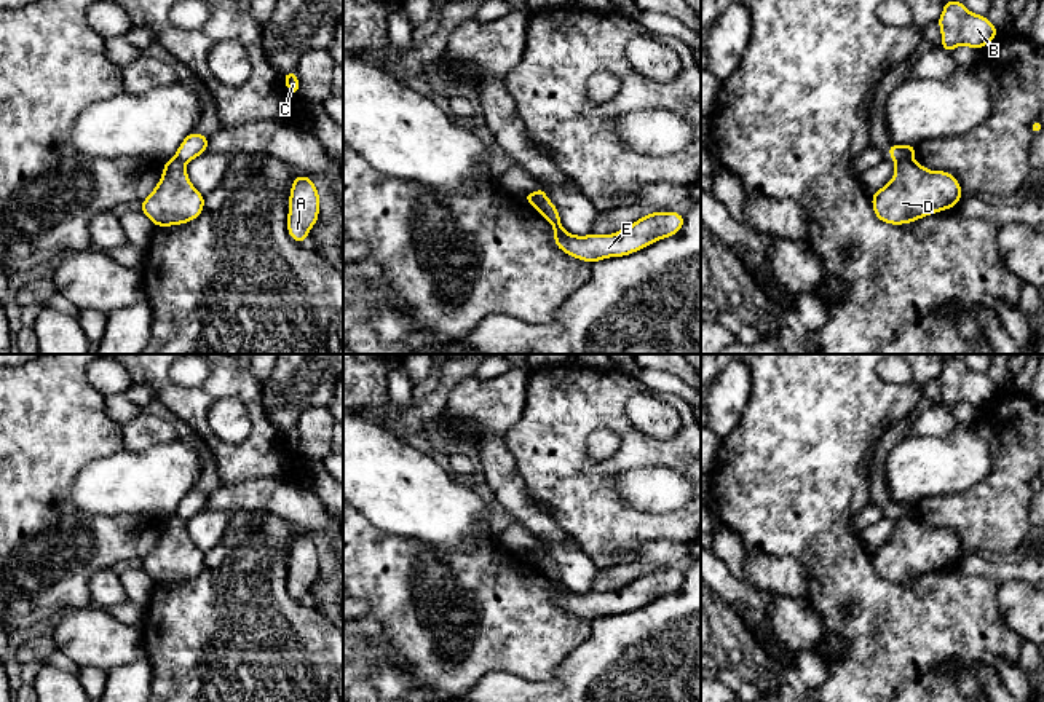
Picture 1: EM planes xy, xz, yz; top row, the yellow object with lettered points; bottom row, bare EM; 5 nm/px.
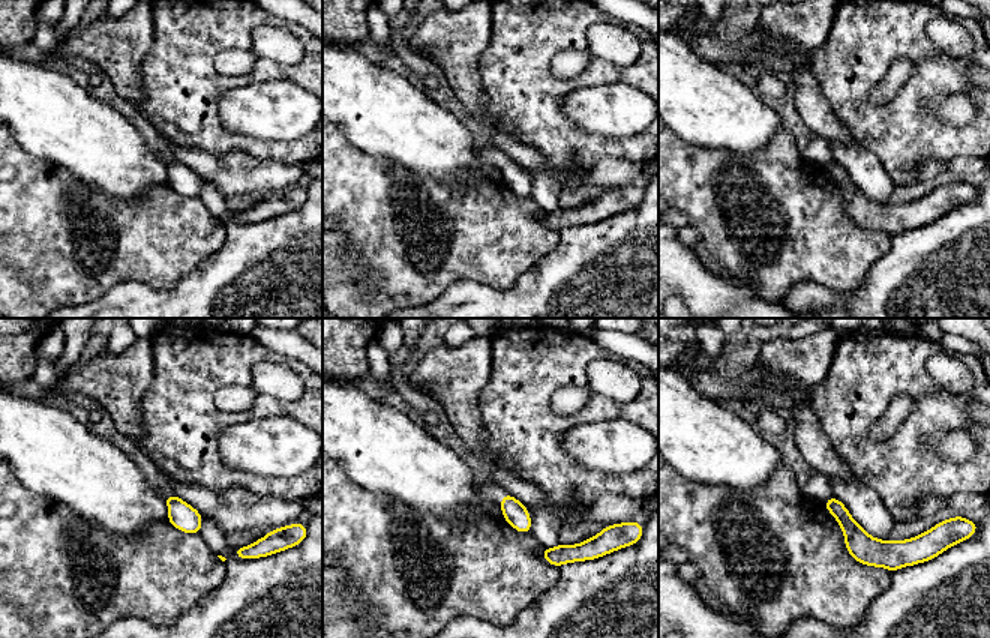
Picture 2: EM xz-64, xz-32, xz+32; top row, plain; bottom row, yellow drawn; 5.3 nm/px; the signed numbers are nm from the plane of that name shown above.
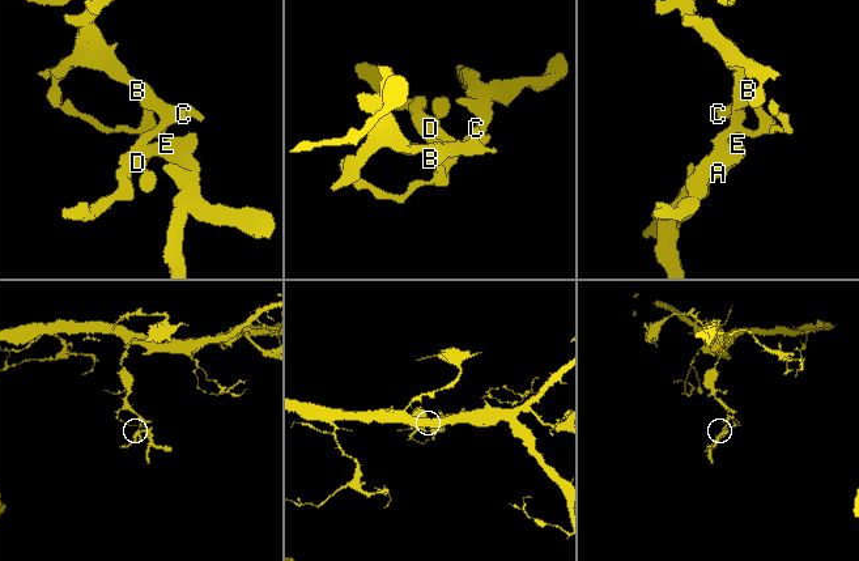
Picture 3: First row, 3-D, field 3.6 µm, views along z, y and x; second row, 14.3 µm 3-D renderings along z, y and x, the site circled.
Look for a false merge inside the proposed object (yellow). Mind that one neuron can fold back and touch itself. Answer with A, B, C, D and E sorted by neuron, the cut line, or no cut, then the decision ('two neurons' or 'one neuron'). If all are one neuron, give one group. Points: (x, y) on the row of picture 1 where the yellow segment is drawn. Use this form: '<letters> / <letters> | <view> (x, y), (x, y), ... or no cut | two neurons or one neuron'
A D E / B C | xz (533, 193), (540, 211), (549, 220), (559, 224) | two neurons

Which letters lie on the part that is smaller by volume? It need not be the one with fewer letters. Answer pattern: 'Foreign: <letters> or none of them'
Foreign: A, D, E

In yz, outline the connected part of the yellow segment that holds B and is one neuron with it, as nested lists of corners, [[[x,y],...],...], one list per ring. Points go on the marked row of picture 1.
[[[945,0],[937,24],[942,32],[940,46],[950,54],[959,45],[979,51],[998,37],[998,29],[991,21],[971,13],[963,2]]]

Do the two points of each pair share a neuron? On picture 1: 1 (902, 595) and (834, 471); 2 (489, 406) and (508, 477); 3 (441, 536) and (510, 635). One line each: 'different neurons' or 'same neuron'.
1: same neuron
2: same neuron
3: different neurons

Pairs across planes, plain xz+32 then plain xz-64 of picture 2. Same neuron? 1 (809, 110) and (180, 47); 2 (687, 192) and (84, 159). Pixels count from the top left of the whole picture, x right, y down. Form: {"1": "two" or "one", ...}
{"1": "two", "2": "two"}

